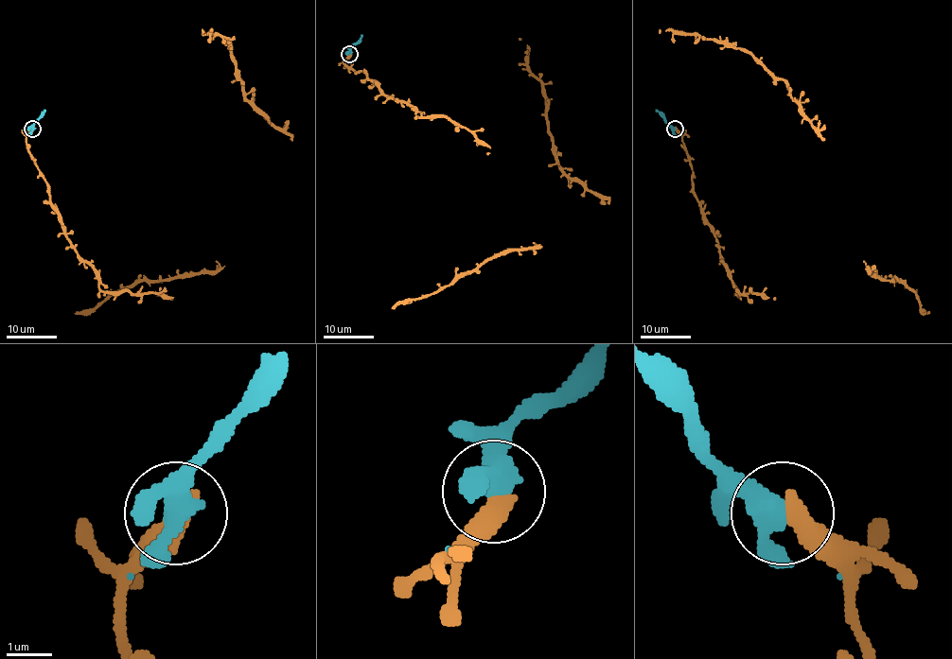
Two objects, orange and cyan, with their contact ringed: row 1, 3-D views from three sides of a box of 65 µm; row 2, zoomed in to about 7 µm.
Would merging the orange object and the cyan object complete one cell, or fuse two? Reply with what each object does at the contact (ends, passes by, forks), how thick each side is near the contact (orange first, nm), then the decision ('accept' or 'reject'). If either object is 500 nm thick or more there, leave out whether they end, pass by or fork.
calibres 500 and 420 nm; accept

